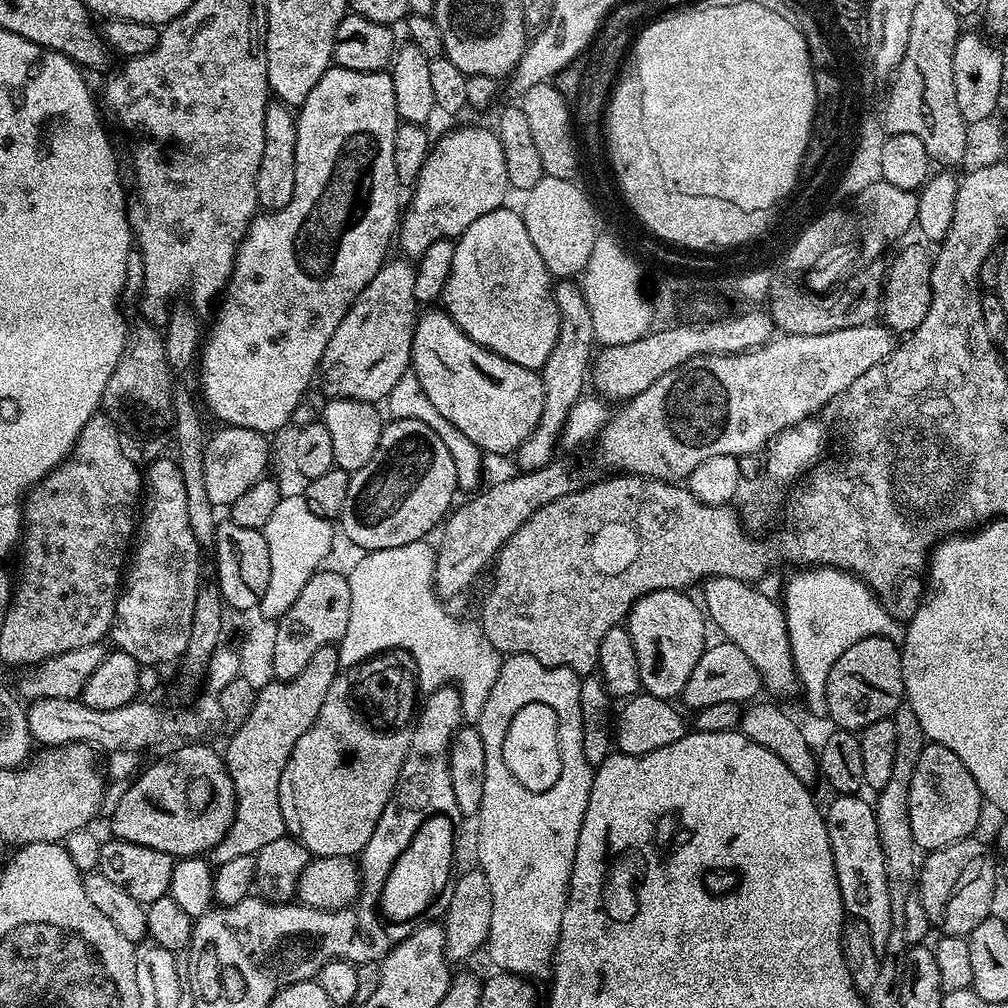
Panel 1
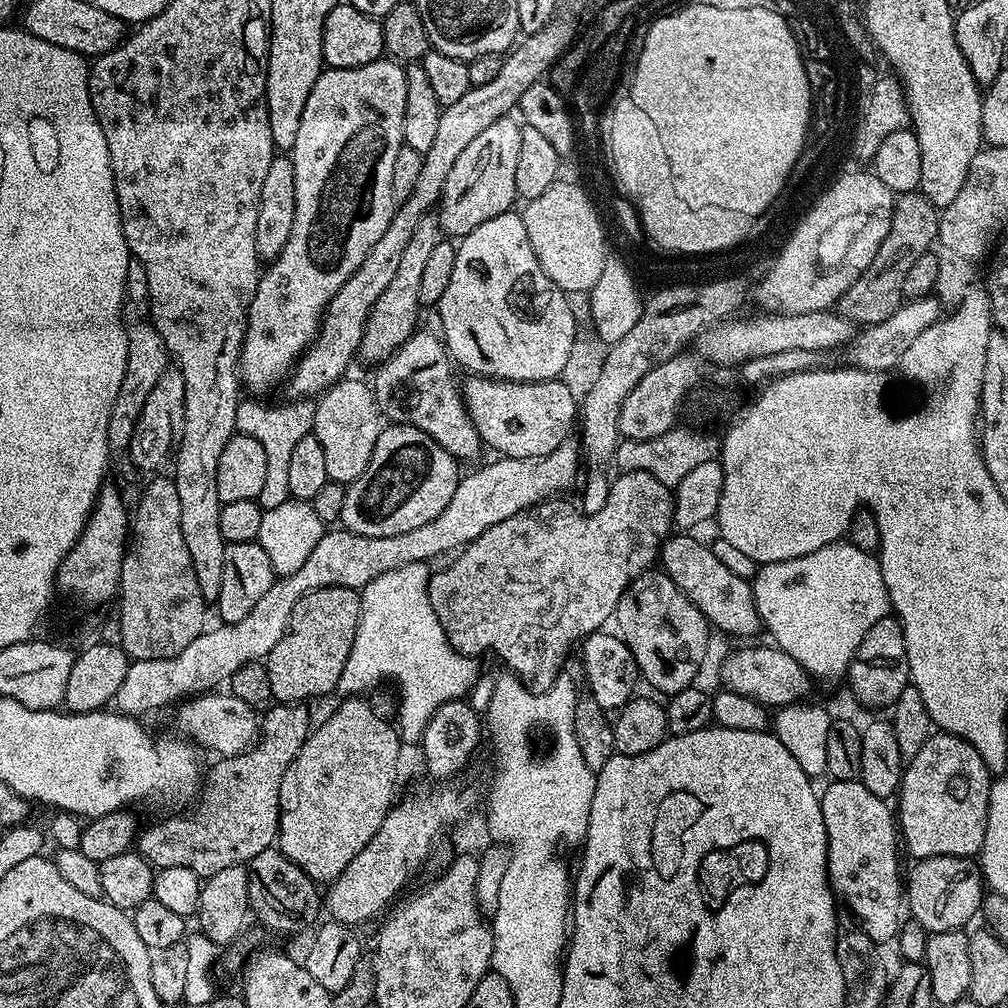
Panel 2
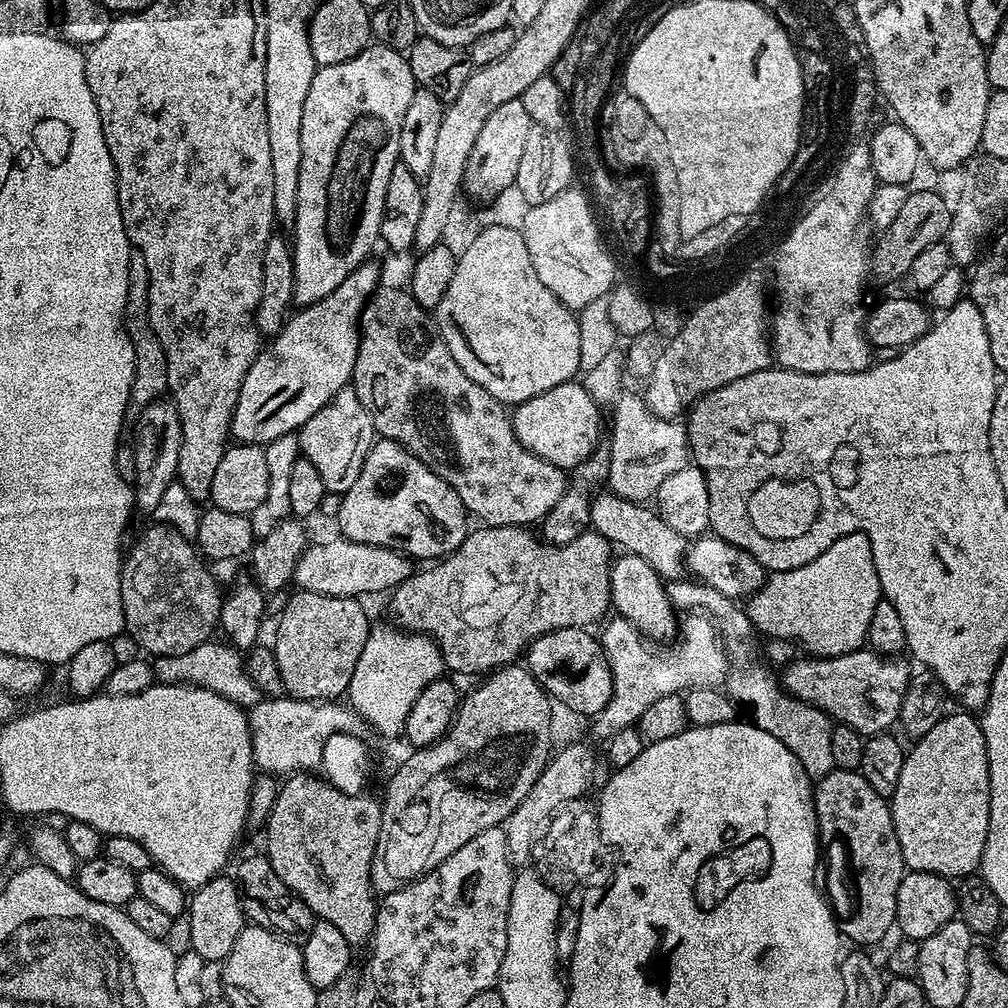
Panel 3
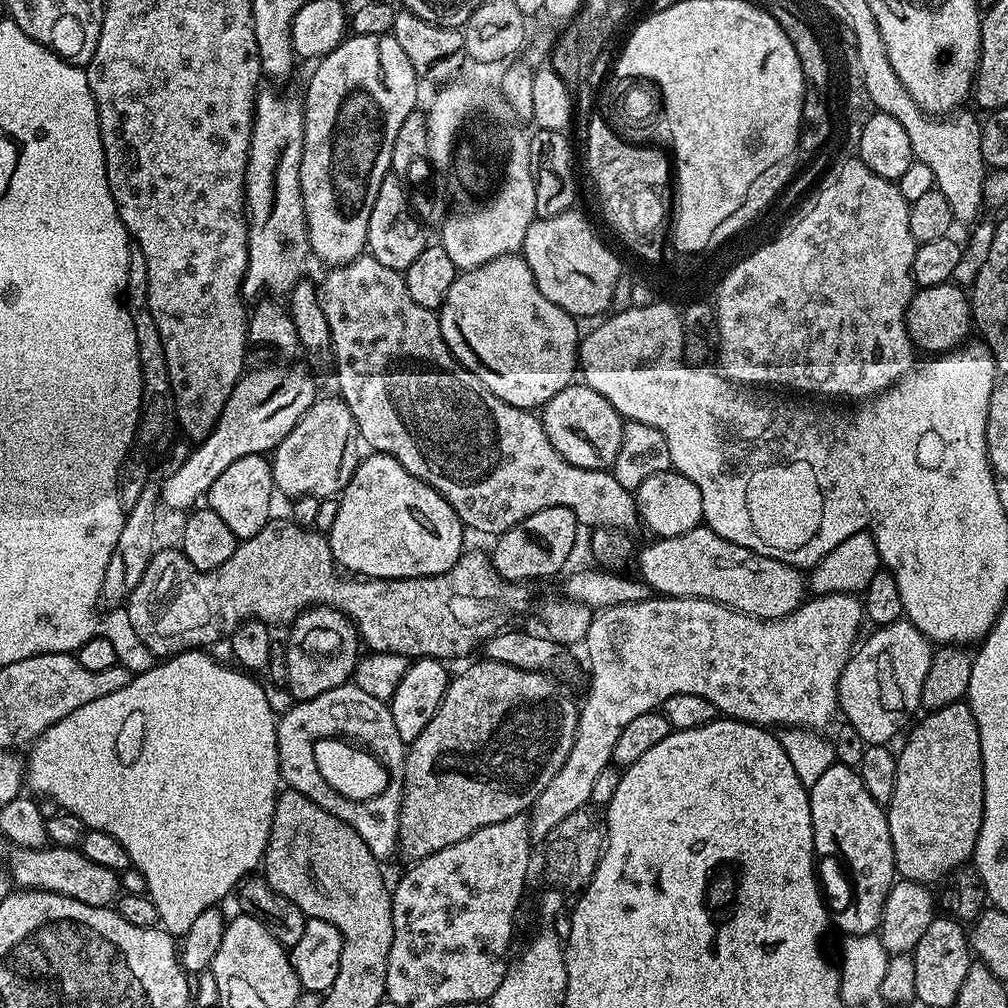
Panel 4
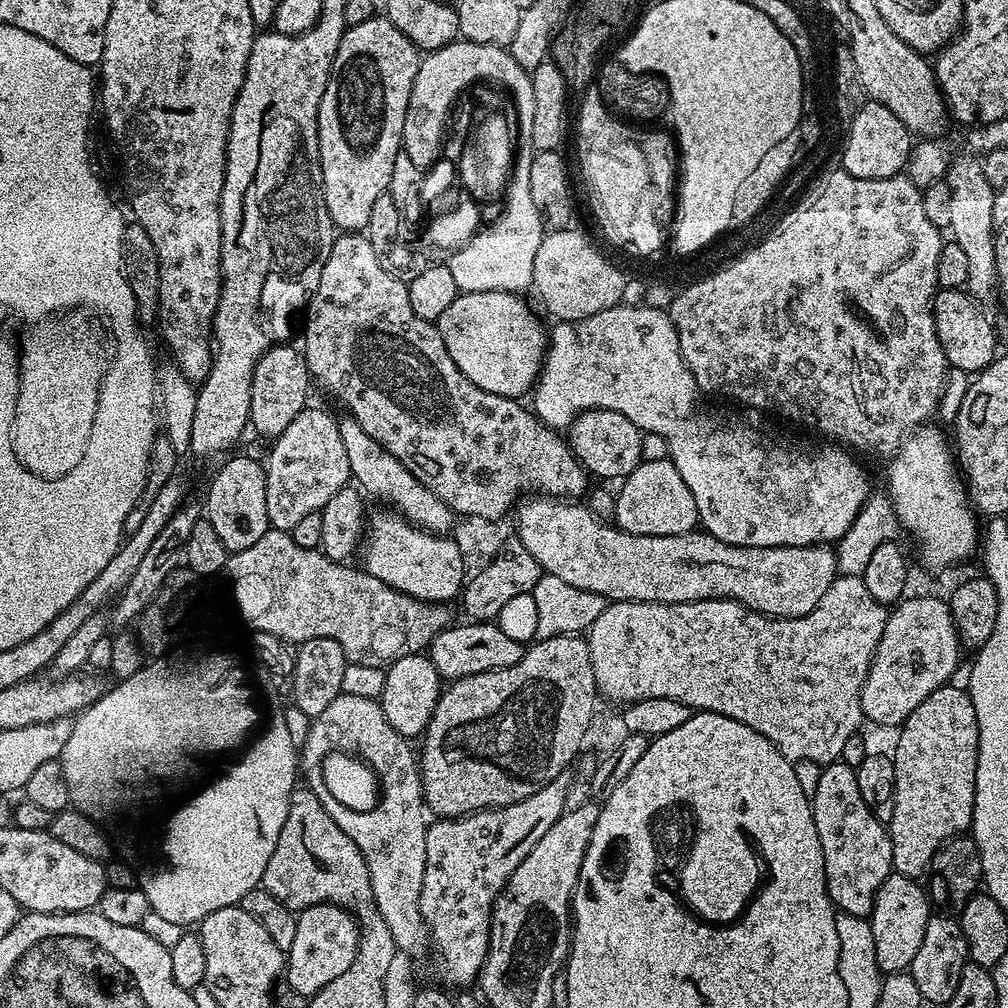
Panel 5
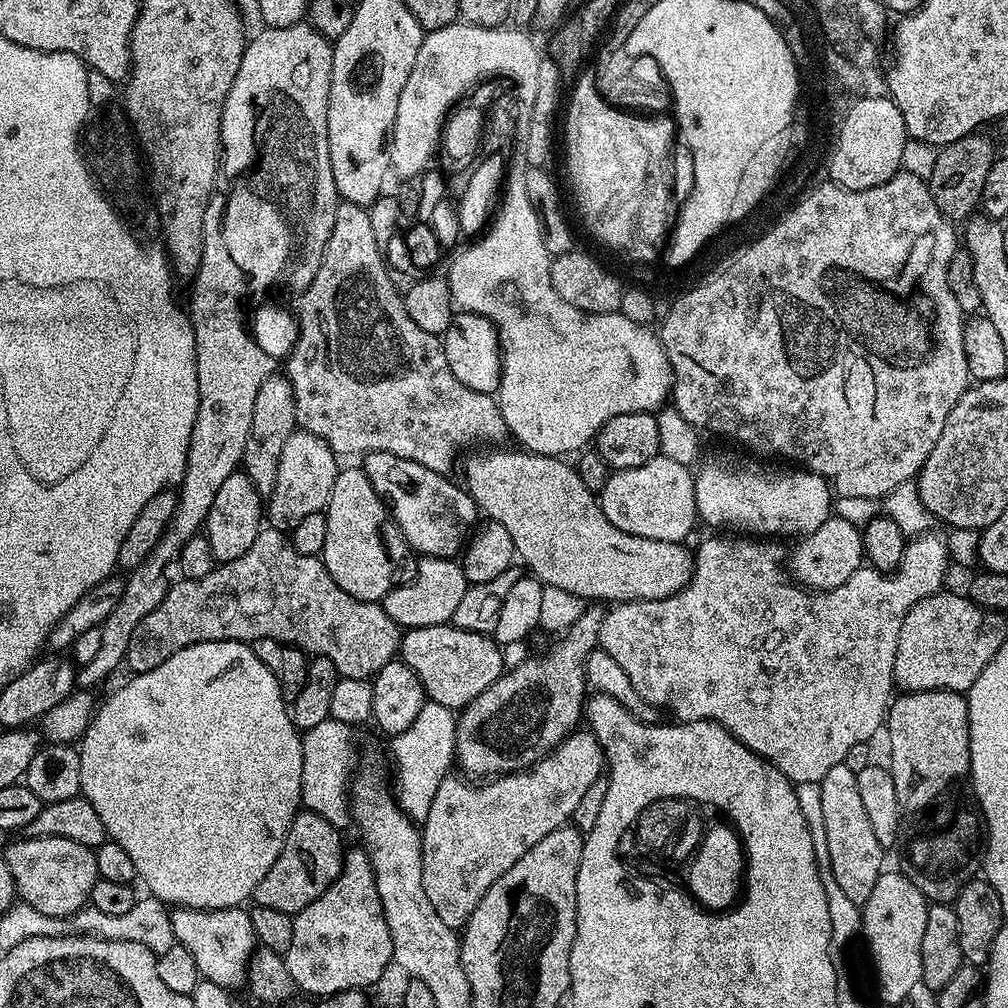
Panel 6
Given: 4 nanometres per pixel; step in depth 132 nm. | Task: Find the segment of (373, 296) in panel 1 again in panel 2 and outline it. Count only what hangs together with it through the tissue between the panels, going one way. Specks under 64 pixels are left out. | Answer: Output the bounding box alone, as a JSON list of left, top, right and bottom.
[358,214,441,366]

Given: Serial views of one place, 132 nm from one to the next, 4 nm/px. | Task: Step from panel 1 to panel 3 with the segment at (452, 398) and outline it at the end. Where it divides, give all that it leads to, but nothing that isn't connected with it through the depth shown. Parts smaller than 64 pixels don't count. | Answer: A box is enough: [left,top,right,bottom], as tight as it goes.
[510,382,602,470]

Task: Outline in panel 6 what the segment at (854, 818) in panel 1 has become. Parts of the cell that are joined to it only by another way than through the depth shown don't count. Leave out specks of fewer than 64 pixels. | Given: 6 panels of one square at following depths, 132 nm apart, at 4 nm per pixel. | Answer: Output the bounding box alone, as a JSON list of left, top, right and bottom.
[820,764,886,906]

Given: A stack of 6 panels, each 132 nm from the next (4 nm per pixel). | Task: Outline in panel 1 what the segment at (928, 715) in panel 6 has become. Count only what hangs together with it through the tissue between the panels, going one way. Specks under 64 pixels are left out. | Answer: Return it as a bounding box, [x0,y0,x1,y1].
[910,743,982,850]

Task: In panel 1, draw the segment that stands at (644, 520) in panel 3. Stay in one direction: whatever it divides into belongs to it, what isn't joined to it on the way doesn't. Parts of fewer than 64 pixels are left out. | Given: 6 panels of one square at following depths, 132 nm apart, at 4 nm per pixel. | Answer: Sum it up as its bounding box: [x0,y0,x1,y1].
[702,576,798,697]

